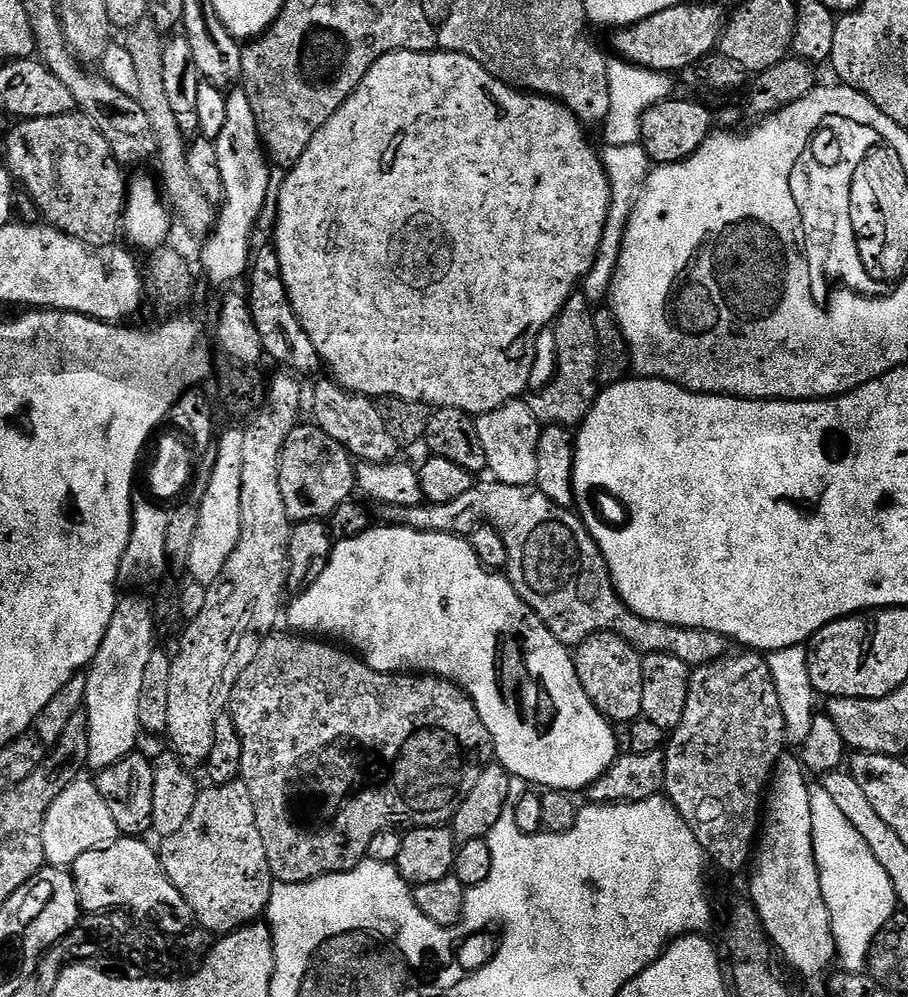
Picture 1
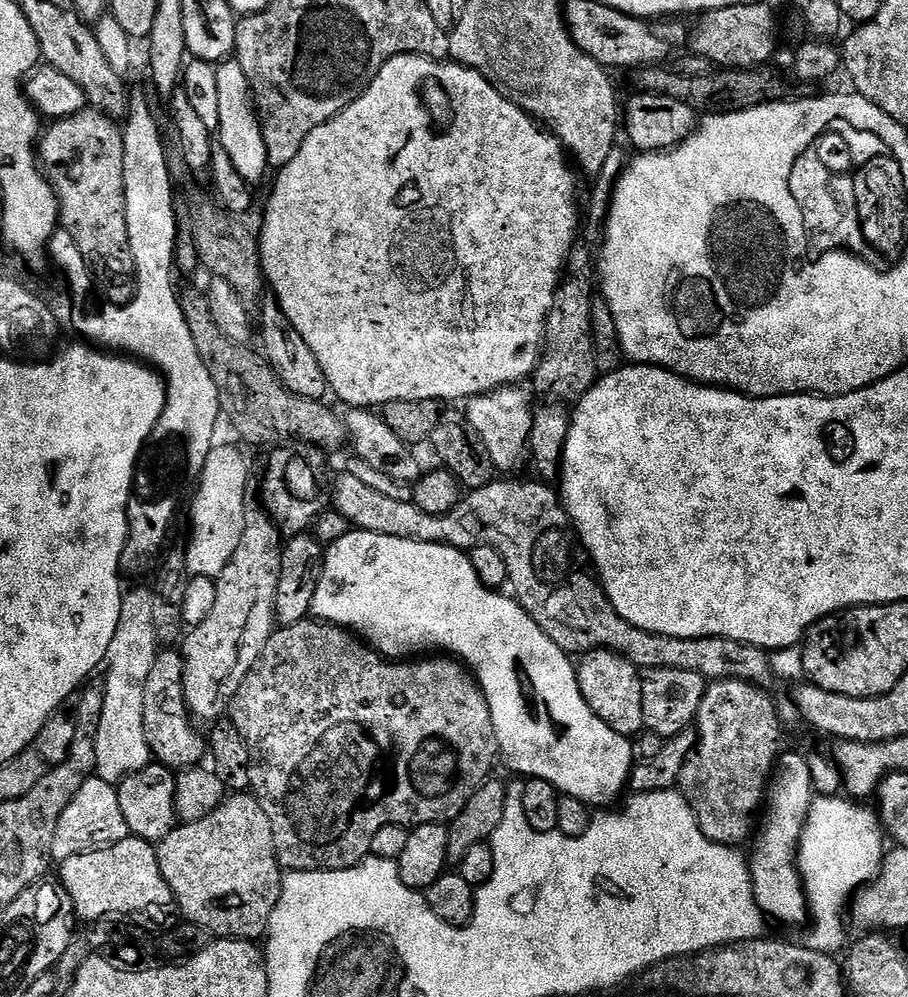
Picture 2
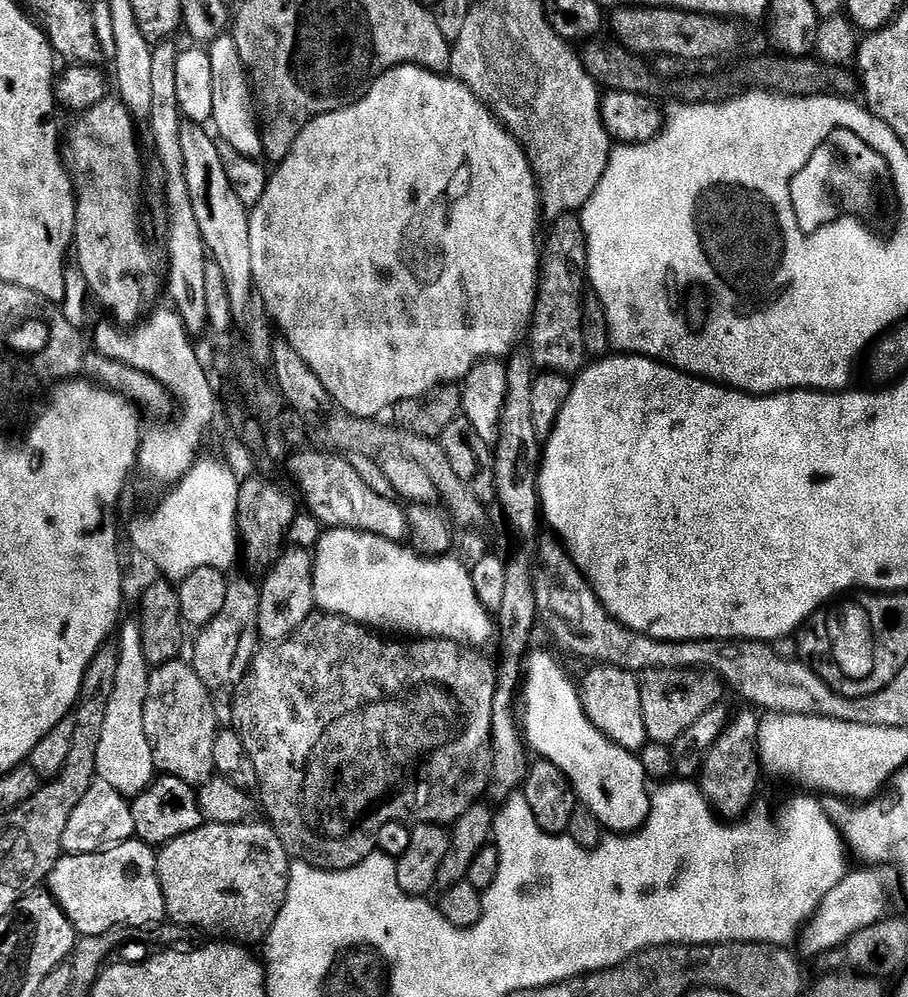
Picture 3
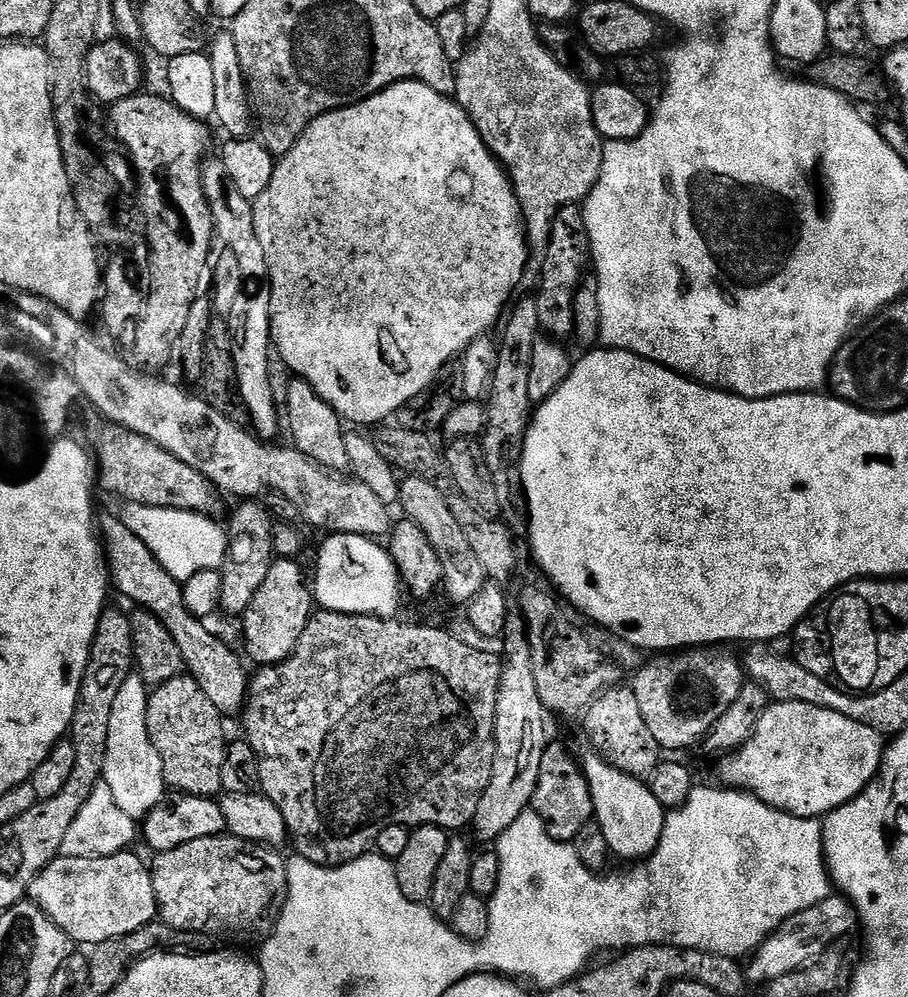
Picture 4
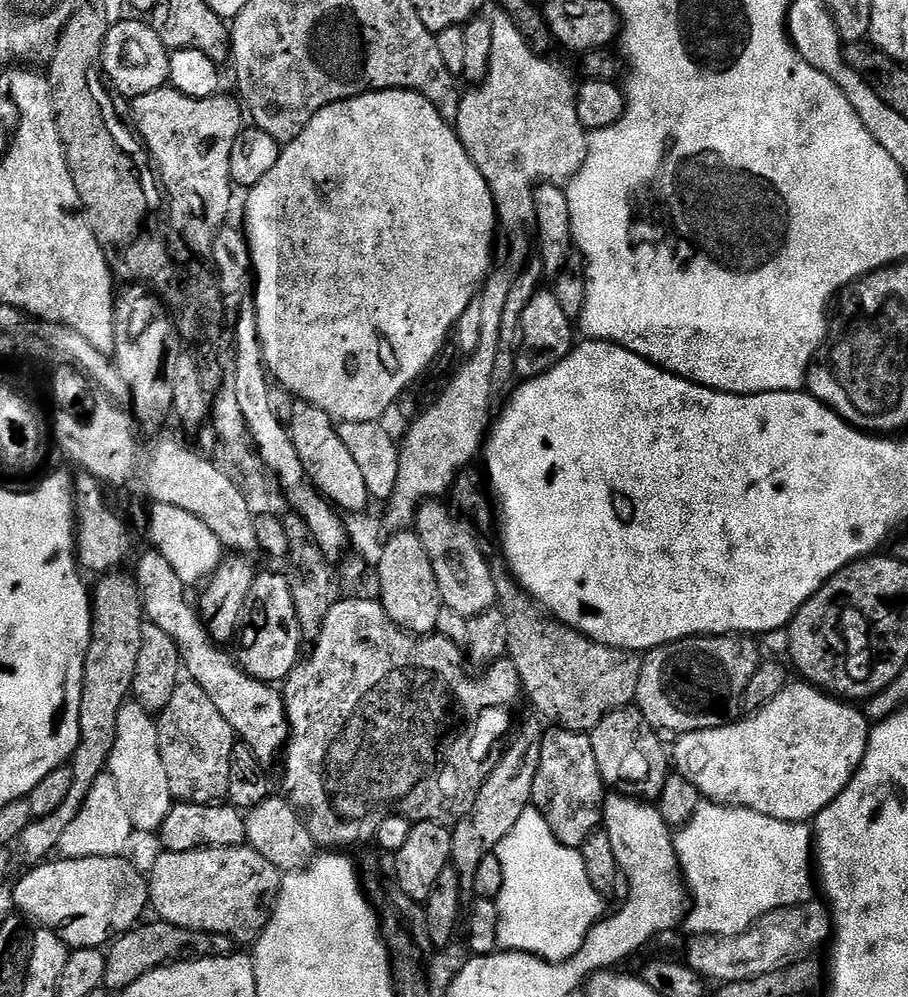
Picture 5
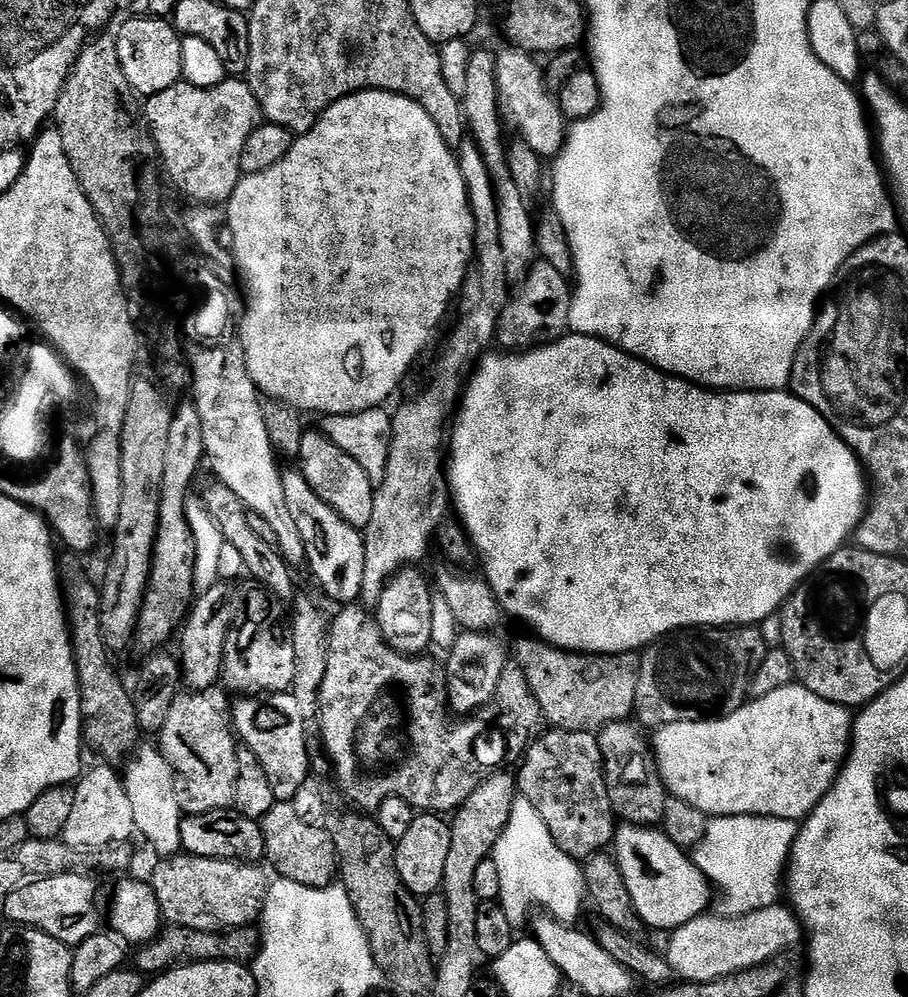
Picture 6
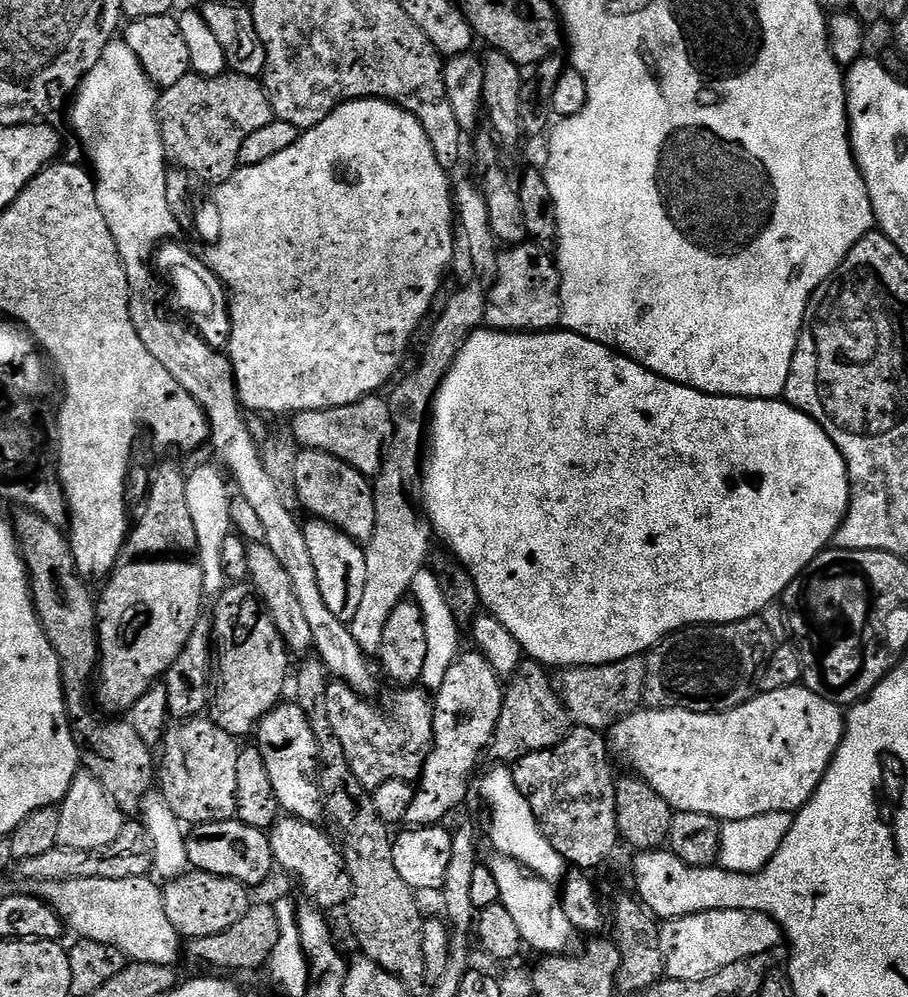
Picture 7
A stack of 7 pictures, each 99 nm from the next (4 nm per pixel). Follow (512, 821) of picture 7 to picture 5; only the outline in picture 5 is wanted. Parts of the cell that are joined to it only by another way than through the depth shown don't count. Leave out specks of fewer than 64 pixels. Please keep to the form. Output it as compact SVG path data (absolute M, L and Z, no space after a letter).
M529 806L514 830L496 847L502 862L502 890L496 897L500 915L498 945L506 952L525 952L543 960L571 960L586 934L605 915L605 897L586 878L582 854L562 846L546 826L546 818Z

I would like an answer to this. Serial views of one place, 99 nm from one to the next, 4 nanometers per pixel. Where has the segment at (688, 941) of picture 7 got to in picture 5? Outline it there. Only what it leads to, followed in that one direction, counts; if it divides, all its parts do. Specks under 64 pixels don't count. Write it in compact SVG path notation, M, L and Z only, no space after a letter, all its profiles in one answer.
M813 898L807 904L795 904L766 914L741 936L701 936L693 939L686 963L709 981L745 980L815 953L820 950L816 948L829 943L833 932L832 914L827 903Z

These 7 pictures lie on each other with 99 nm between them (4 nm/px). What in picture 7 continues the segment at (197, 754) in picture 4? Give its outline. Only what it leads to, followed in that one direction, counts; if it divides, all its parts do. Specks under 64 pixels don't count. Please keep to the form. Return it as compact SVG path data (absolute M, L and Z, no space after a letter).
M211 718L173 723L164 734L164 761L158 764L158 792L188 826L231 820L236 815L237 767L241 745Z

